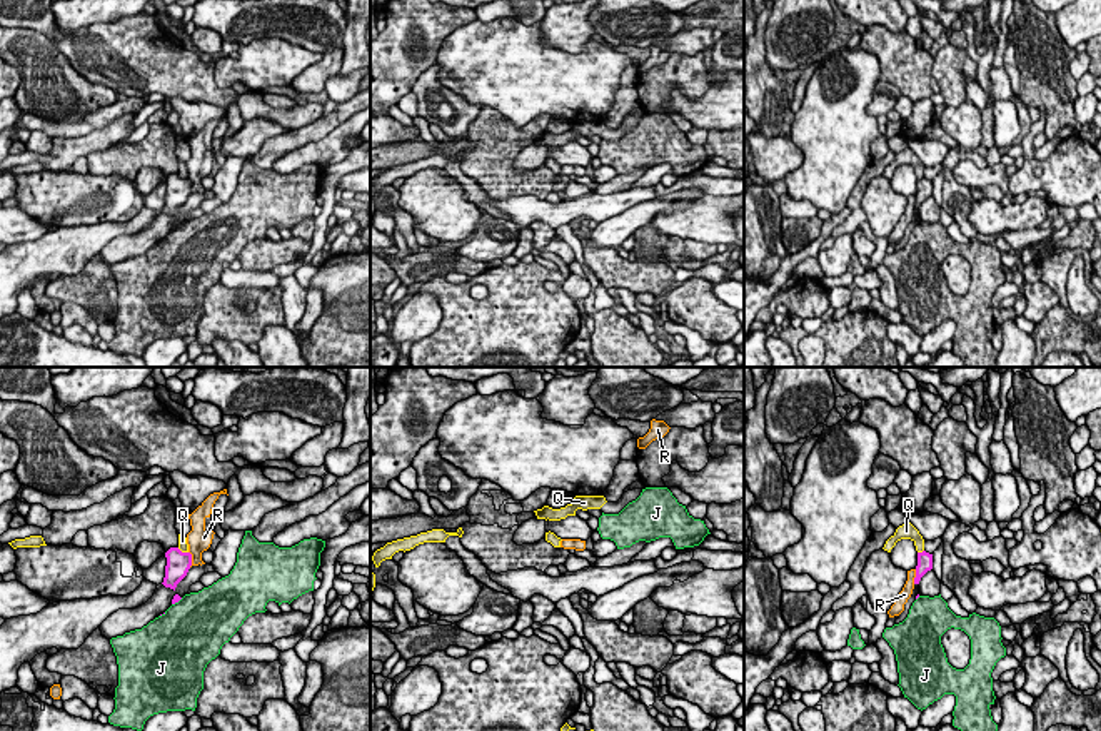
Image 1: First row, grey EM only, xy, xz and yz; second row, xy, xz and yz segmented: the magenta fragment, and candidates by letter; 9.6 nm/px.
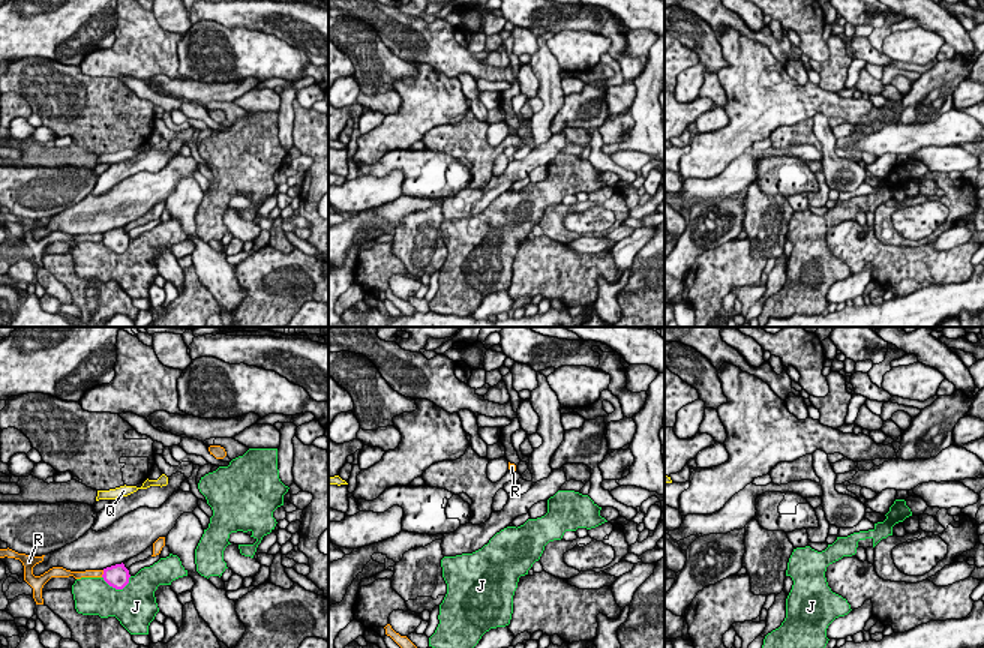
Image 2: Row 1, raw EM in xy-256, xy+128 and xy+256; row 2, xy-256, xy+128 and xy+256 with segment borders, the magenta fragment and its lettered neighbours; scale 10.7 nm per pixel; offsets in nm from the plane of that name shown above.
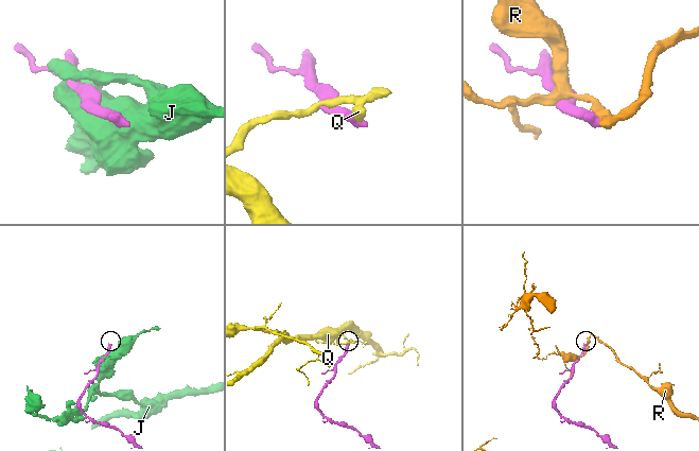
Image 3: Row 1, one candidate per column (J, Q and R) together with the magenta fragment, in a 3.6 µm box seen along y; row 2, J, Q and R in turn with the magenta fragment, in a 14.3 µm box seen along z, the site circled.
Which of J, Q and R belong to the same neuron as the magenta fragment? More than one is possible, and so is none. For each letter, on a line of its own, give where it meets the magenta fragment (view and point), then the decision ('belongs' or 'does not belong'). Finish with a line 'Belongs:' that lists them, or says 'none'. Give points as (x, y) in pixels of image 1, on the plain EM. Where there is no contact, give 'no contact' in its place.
J: contact xy (177, 227); does not belong
Q: contact yz (920, 179); does not belong
R: contact xy (191, 186); does not belong
Belongs: none

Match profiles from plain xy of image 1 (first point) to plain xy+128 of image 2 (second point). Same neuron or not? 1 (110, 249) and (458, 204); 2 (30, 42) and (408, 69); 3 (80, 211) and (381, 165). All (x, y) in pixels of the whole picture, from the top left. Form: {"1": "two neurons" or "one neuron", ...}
{"1": "one neuron", "2": "one neuron", "3": "one neuron"}

